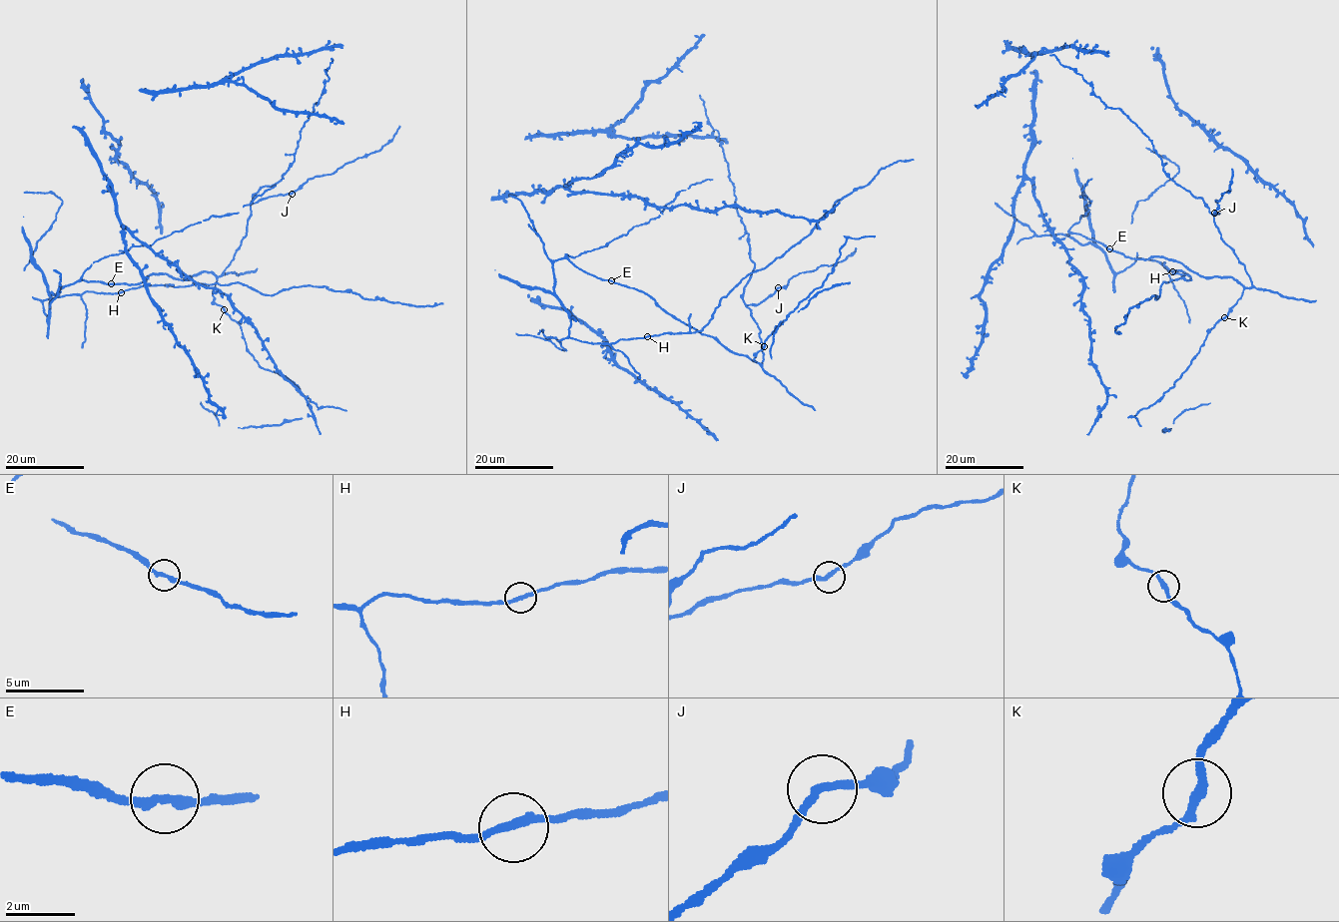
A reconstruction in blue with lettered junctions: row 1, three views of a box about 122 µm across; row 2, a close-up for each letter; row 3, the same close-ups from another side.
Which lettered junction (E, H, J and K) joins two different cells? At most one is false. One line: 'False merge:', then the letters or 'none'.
False merge: none

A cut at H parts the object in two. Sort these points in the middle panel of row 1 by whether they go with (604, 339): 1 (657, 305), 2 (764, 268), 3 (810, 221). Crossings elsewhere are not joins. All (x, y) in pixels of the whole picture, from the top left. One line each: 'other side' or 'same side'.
1: same side
2: other side
3: same side

